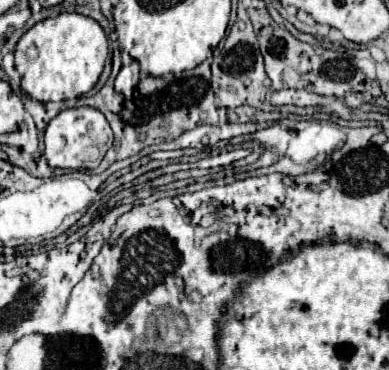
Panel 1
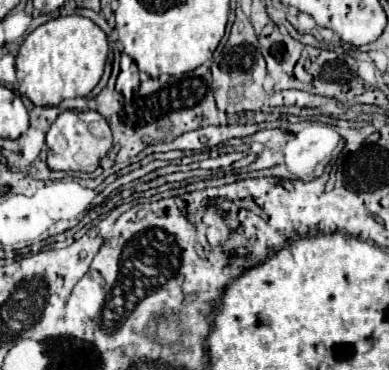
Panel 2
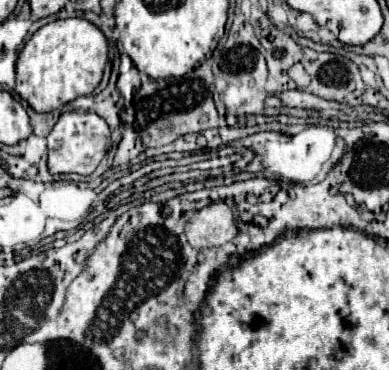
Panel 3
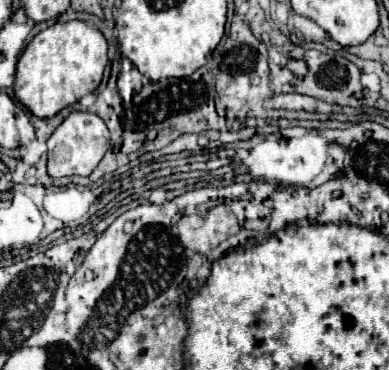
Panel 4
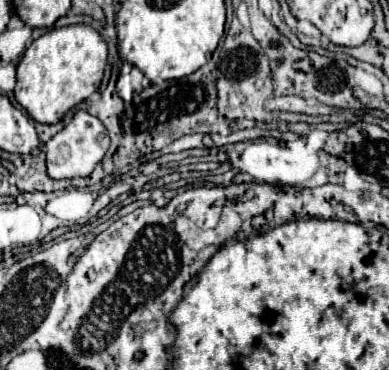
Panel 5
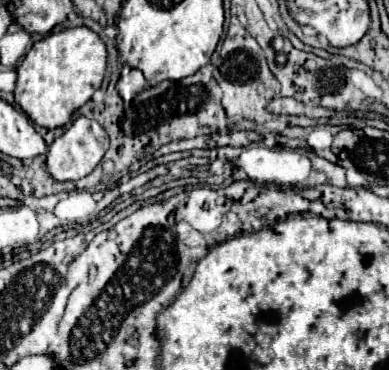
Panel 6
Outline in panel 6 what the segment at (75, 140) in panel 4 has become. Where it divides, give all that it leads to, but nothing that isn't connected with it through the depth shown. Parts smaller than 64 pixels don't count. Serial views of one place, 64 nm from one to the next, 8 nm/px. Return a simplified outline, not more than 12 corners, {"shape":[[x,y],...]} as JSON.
{"shape":[[80,116],[50,144],[48,172],[80,180],[100,164],[108,134]]}

